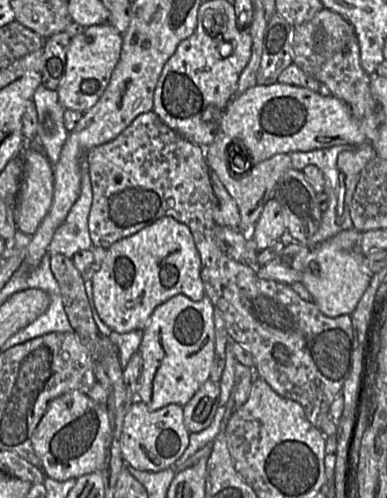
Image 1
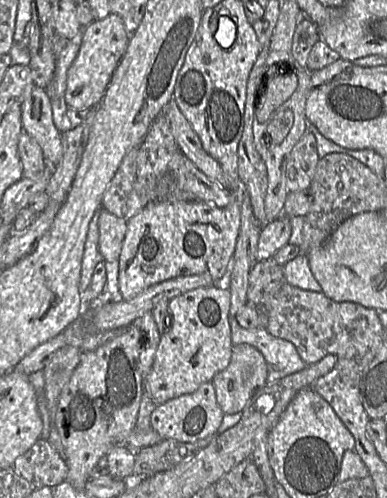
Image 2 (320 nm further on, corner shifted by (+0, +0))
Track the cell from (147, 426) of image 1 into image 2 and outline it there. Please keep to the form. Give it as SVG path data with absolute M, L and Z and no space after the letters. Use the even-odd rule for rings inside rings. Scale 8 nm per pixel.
M206 382L191 394L181 395L157 405L151 413L150 427L163 440L192 443L209 436L215 436L223 417L224 412L217 403L215 388L212 382Z

